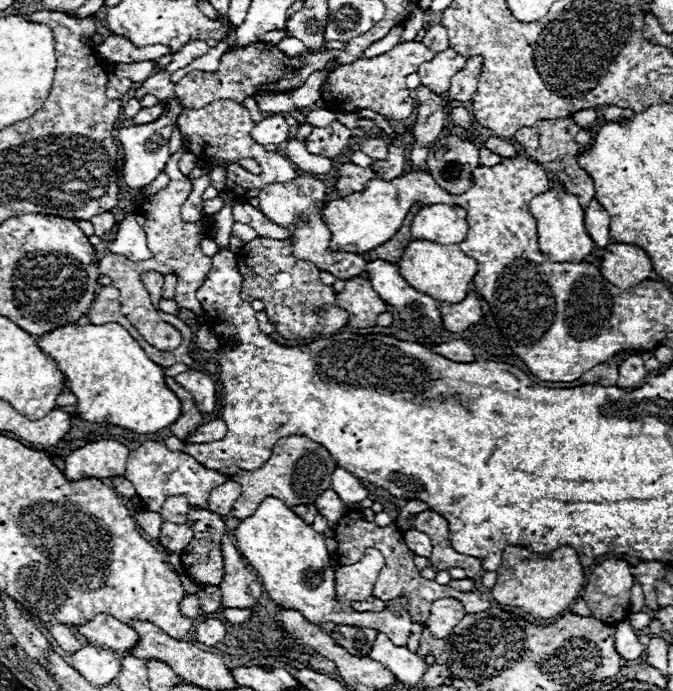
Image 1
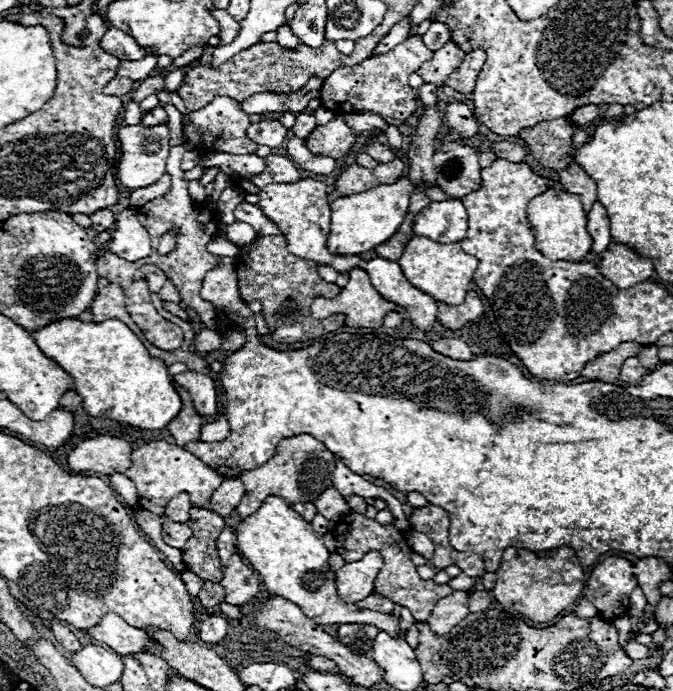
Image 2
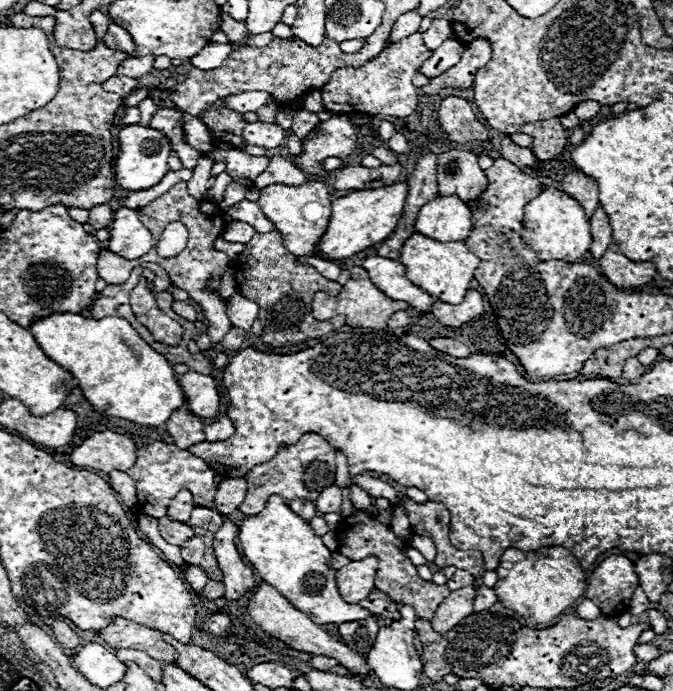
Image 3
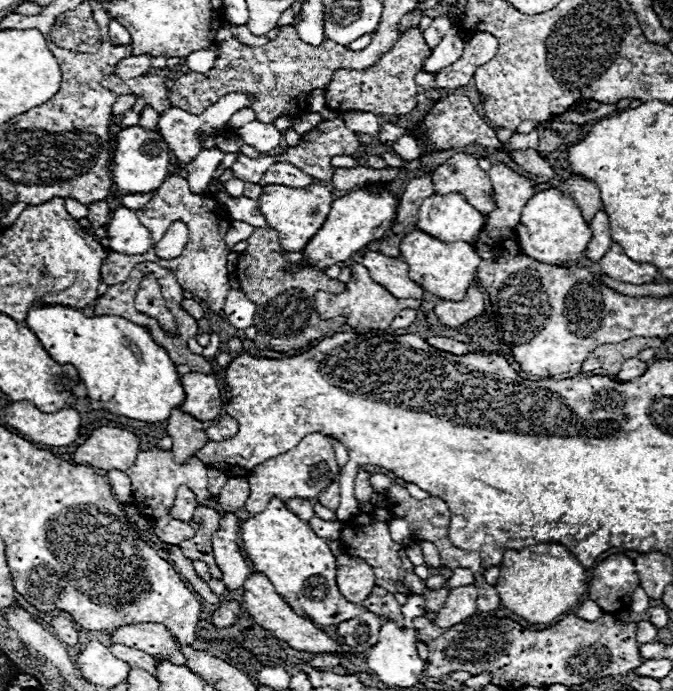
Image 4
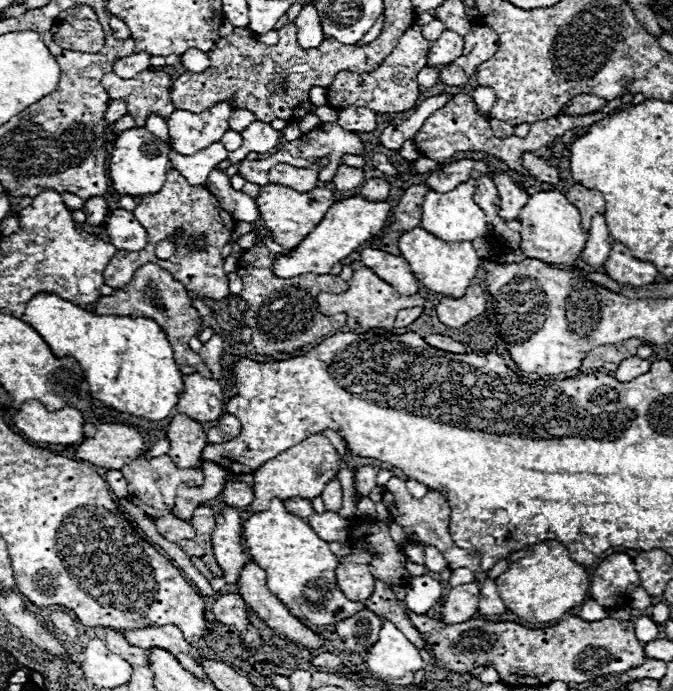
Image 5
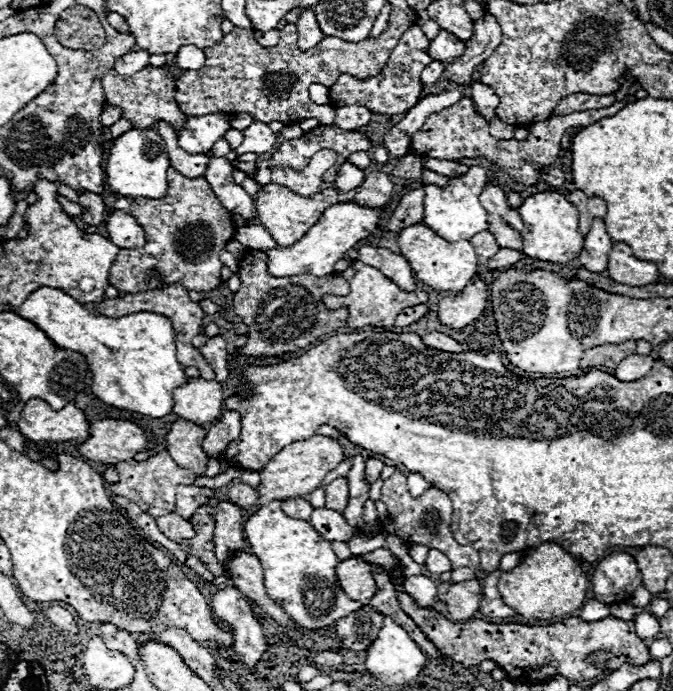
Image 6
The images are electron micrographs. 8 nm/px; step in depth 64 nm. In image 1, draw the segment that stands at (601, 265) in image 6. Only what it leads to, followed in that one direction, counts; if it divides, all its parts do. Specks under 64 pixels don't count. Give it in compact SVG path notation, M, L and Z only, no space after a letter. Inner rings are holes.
M596 198L590 200L590 204L584 208L584 224L586 224L586 232L592 236L594 244L598 248L606 248L610 240L610 216L604 212L604 208L598 204Z

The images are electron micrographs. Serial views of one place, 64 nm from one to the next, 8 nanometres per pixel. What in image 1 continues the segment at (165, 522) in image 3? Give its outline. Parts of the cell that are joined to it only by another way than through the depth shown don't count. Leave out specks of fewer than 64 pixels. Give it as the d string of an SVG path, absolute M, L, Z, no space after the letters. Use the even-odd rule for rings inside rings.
M164 522L162 524L162 532L160 532L160 544L168 550L168 552L176 552L180 554L188 542L192 540L192 530L186 524L172 524L172 522Z

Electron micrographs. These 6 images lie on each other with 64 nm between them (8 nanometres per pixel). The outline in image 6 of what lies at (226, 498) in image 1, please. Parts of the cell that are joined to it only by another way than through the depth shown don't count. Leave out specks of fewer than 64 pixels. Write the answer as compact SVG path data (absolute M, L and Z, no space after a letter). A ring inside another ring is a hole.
M242 482L234 484L232 488L228 488L226 496L228 496L228 500L232 500L232 504L236 504L236 506L240 506L240 508L254 506L256 500L258 500L256 490L254 490L252 486L248 486L248 484L242 484Z

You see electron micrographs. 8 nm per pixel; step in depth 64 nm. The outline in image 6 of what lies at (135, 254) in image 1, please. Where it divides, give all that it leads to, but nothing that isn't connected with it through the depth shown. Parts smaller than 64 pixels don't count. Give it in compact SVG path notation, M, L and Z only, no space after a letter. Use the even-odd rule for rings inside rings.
M114 210L106 222L106 228L108 228L112 244L116 244L118 248L136 250L146 244L144 230L134 220L134 216L130 216L124 210Z

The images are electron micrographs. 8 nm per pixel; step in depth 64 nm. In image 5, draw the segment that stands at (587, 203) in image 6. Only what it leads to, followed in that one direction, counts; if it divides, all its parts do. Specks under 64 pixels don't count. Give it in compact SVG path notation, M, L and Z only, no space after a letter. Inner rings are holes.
M572 184L566 192L568 200L580 210L580 216L582 216L582 226L584 230L590 228L590 220L594 214L604 214L604 198L598 190L590 190L590 188L584 188L582 184Z

